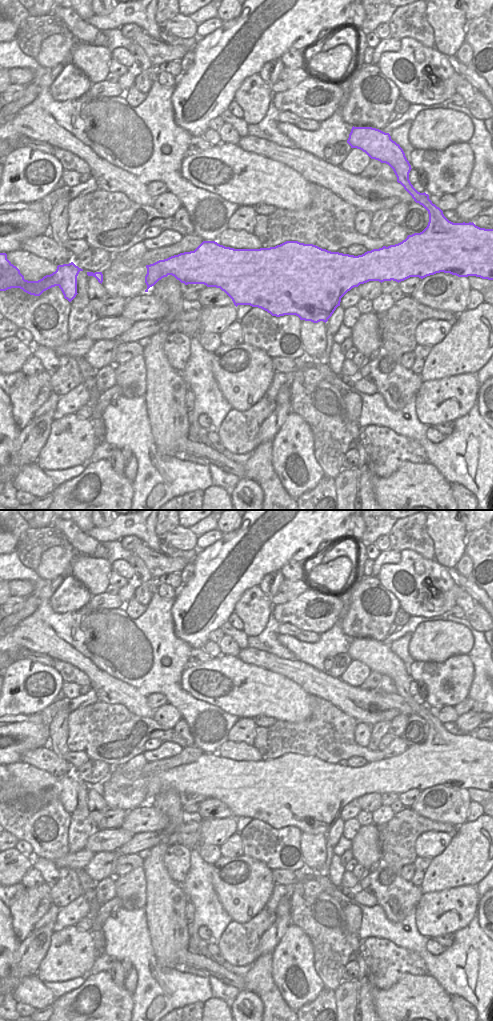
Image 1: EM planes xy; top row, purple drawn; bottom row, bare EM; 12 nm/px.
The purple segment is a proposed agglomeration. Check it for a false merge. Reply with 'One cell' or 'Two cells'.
Two cells

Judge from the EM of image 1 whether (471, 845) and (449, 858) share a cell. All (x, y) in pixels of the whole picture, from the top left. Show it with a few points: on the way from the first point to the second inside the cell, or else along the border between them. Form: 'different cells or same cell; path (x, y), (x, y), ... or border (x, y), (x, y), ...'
different cells; border (459, 828), (462, 832), (462, 852), (457, 873)

